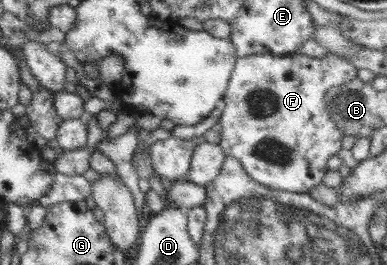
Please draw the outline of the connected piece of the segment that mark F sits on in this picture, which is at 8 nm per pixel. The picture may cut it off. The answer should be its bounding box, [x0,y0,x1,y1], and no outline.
[218,54,357,193]

